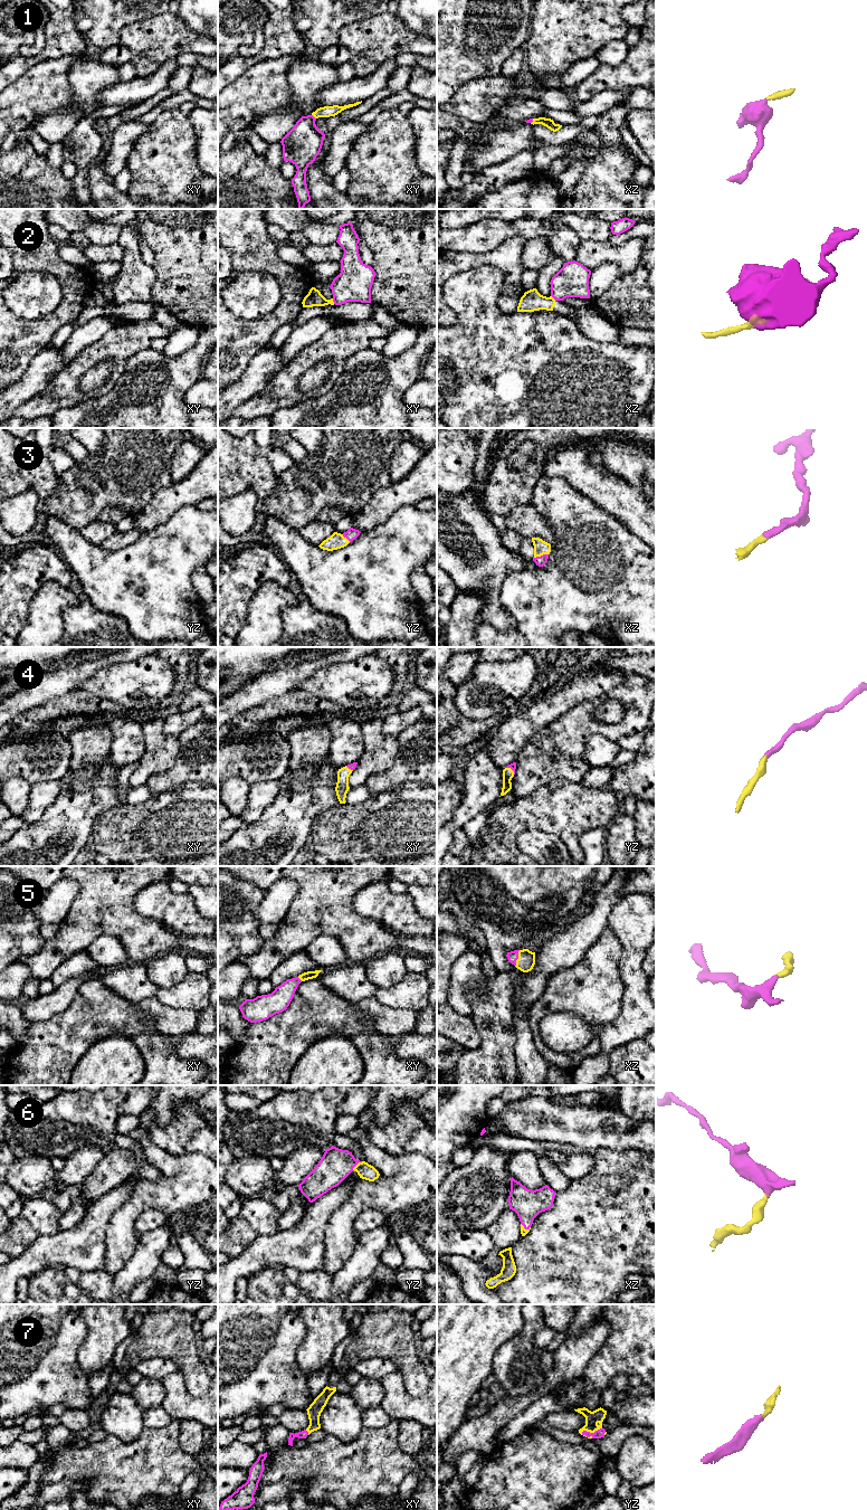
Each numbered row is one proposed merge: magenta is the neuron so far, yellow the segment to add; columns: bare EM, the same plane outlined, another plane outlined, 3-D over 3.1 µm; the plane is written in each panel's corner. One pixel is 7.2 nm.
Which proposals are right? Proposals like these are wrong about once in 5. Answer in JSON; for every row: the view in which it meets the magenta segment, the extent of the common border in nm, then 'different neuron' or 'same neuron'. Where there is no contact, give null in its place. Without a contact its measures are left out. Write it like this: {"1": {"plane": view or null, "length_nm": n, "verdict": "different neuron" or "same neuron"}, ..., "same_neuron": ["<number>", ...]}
{"1": {"plane": "xy", "length_nm": 50, "verdict": "same neuron"}, "2": {"plane": "xy", "length_nm": 40, "verdict": "different neuron"}, "3": {"plane": "xz", "length_nm": 110, "verdict": "same neuron"}, "4": {"plane": "yz", "length_nm": 80, "verdict": "same neuron"}, "5": {"plane": "xz", "length_nm": 120, "verdict": "same neuron"}, "6": {"plane": "yz", "length_nm": 100, "verdict": "same neuron"}, "7": {"plane": "yz", "length_nm": 160, "verdict": "same neuron"}, "same_neuron": ["1", "3", "4", "5", "6", "7"]}

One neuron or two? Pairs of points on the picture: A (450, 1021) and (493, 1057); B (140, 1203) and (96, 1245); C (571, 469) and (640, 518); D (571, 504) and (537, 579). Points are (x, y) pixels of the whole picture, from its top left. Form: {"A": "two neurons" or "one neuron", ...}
{"A": "two neurons", "B": "two neurons", "C": "one neuron", "D": "one neuron"}

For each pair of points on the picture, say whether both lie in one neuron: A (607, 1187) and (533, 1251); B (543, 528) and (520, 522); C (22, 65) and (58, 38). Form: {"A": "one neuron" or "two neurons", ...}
{"A": "one neuron", "B": "one neuron", "C": "one neuron"}

